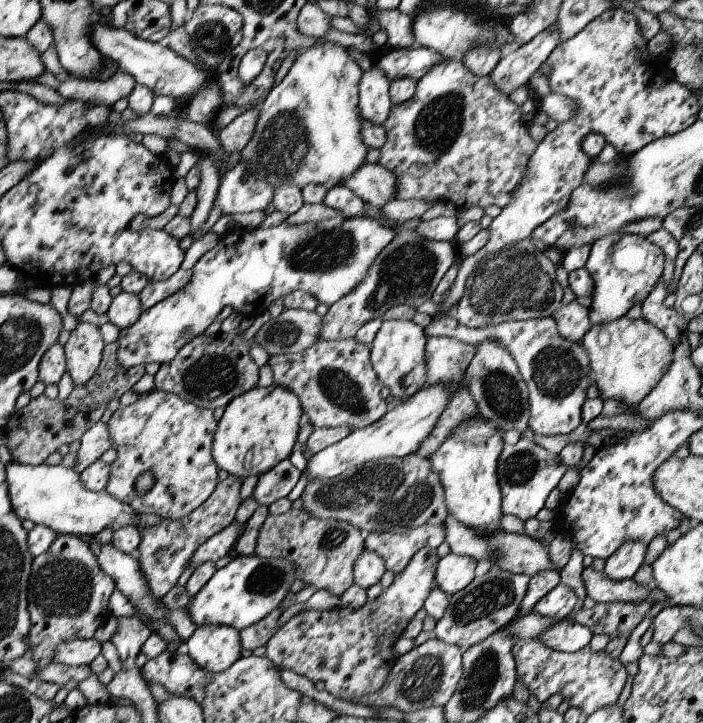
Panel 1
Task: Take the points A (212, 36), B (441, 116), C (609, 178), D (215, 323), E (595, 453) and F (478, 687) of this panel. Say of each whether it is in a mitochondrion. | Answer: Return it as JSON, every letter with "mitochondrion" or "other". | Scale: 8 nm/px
{"A":"mitochondrion","B":"mitochondrion","C":"mitochondrion","D":"other","E":"other","F":"mitochondrion"}

